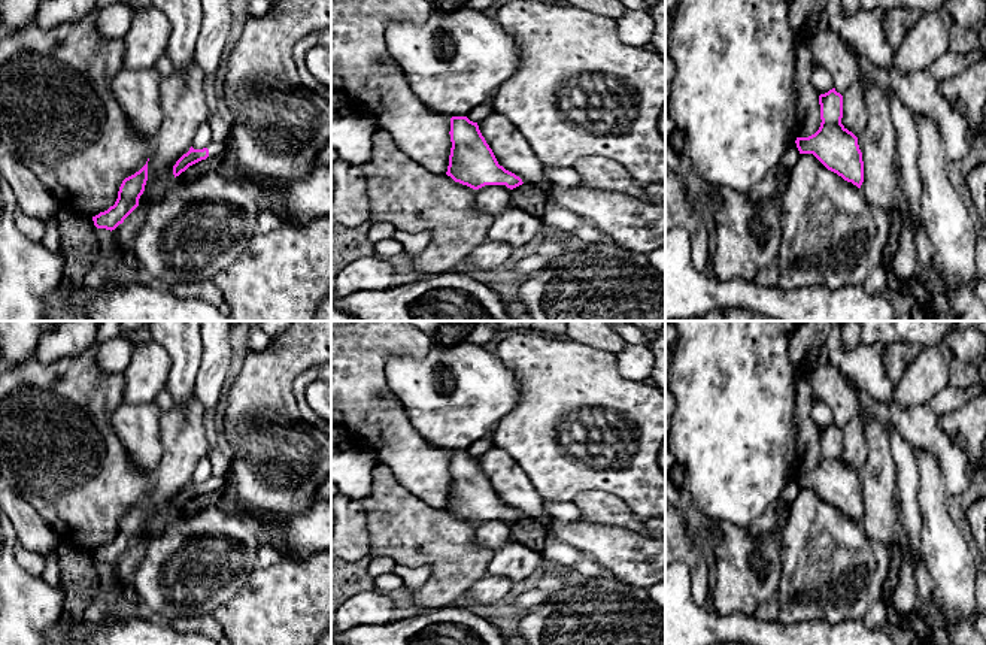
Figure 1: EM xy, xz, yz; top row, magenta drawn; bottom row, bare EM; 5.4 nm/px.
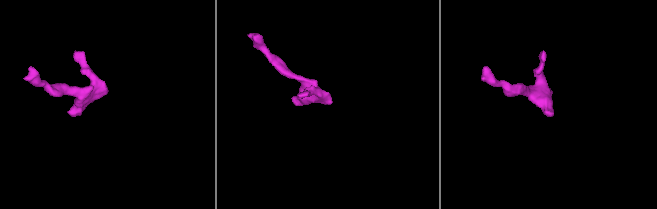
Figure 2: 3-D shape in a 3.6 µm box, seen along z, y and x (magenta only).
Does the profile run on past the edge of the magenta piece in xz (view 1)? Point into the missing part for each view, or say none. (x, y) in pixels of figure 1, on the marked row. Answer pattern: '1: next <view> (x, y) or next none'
1: next none

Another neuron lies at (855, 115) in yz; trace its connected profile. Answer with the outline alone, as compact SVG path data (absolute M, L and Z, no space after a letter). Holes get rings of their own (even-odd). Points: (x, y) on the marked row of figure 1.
M861 75L843 94L843 118L844 128L859 137L868 121L868 110L865 106L865 84L870 79Z

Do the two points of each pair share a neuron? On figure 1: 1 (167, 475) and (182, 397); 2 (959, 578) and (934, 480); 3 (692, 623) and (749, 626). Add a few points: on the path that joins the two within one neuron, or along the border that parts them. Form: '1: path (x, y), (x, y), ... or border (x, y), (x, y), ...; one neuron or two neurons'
1: border (193, 394), (181, 408), (173, 406); two neurons
2: path (946, 554), (939, 535), (934, 503); one neuron
3: path (706, 626), (736, 626); one neuron

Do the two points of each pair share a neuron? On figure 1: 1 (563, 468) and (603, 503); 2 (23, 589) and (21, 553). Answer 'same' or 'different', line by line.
1: different
2: different

